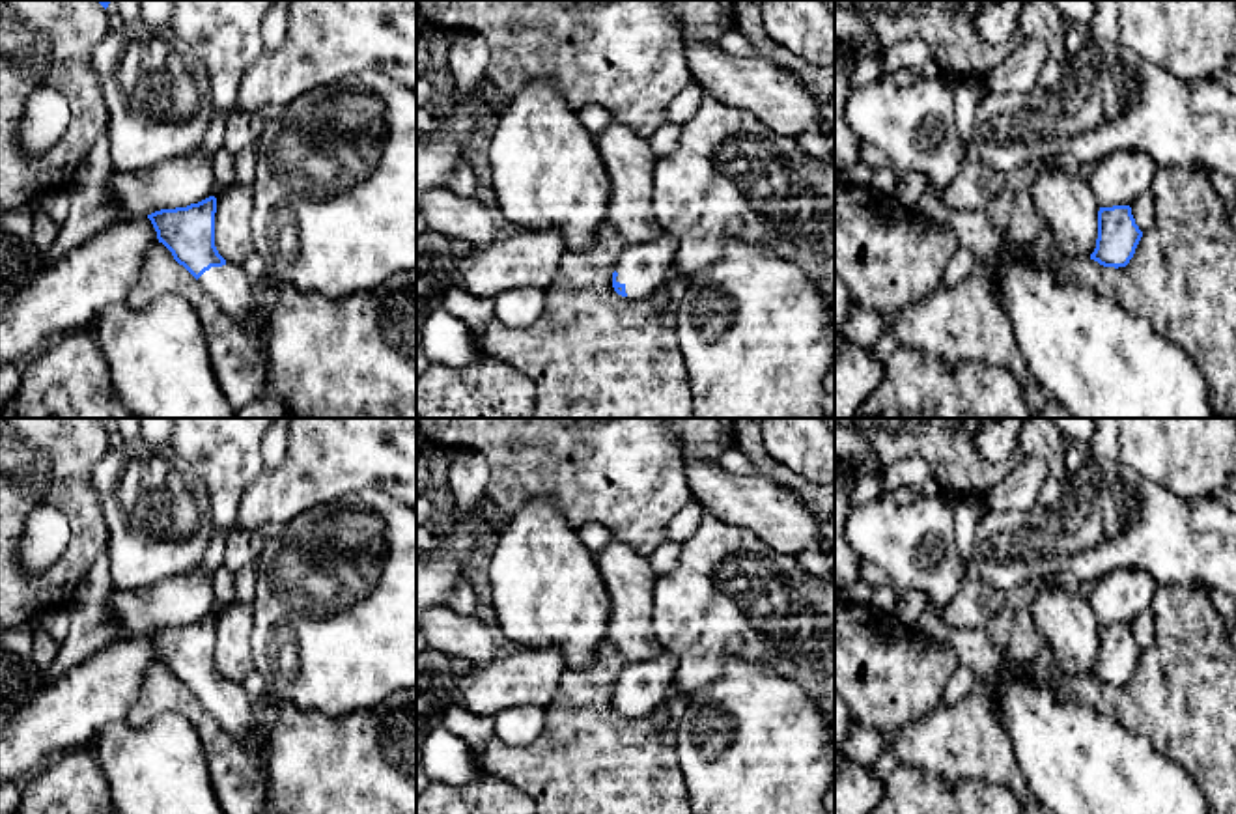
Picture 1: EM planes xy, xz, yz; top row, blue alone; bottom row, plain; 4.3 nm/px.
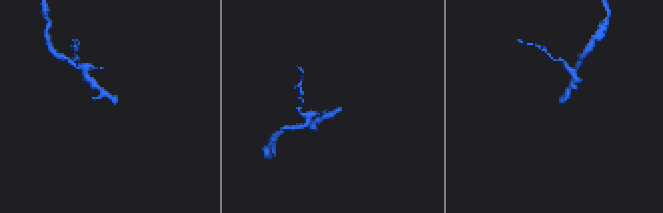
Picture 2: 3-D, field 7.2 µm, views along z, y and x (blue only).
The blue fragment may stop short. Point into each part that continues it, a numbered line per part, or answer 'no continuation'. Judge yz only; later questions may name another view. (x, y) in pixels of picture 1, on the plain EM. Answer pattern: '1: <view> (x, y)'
no continuation

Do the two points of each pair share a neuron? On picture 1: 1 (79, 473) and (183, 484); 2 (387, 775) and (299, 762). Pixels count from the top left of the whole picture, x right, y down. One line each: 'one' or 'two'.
1: two
2: one

